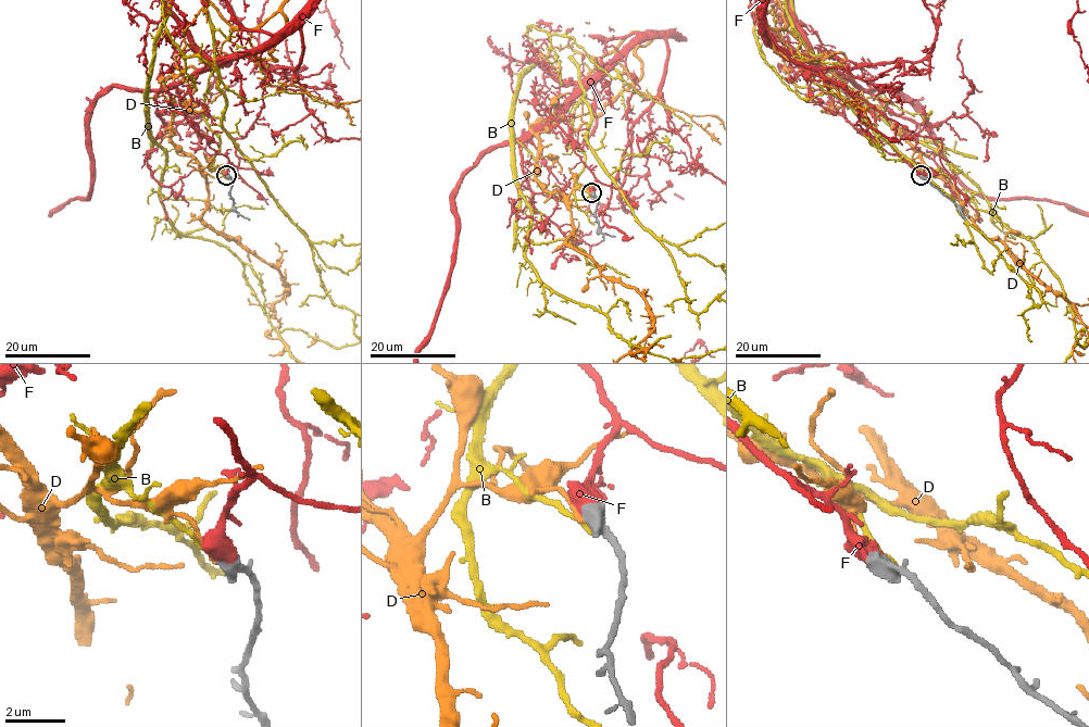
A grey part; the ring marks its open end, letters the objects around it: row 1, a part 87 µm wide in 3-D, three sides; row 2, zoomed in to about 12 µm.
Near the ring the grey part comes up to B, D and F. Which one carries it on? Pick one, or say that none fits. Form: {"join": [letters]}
{"join": ["F"]}

